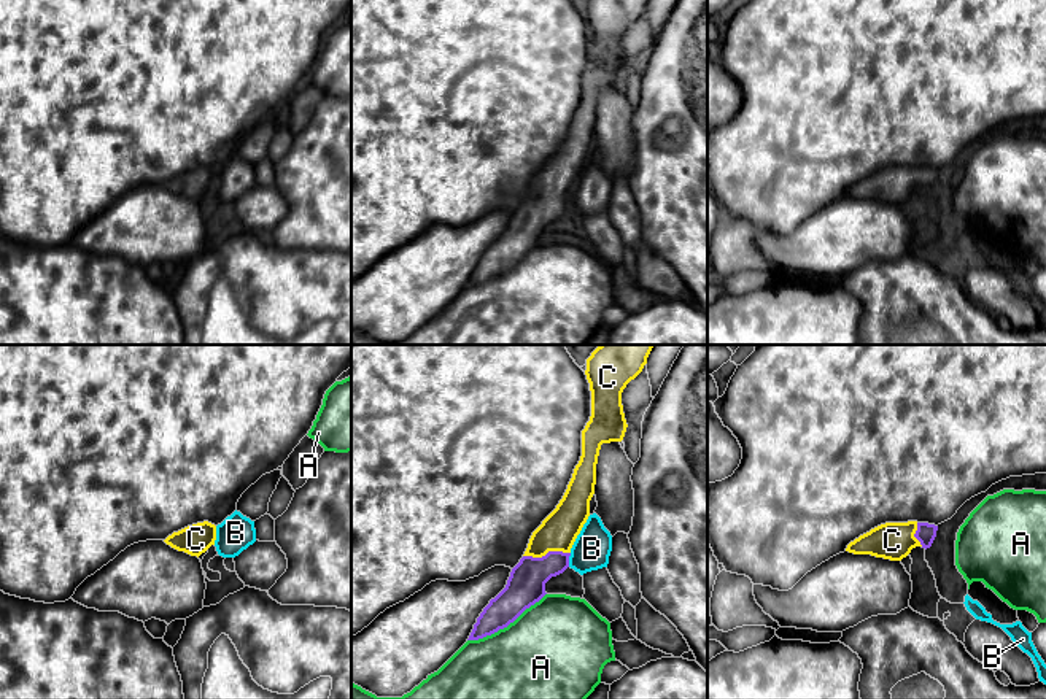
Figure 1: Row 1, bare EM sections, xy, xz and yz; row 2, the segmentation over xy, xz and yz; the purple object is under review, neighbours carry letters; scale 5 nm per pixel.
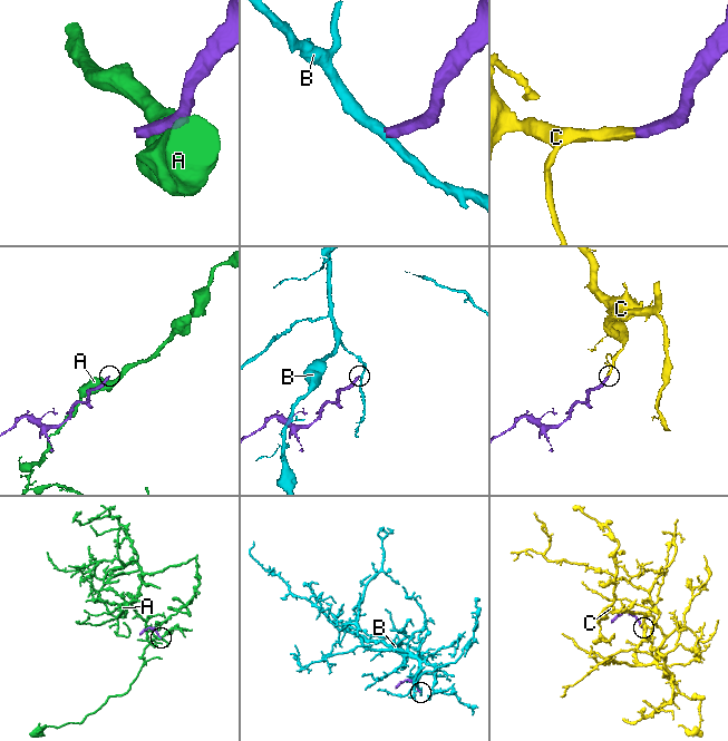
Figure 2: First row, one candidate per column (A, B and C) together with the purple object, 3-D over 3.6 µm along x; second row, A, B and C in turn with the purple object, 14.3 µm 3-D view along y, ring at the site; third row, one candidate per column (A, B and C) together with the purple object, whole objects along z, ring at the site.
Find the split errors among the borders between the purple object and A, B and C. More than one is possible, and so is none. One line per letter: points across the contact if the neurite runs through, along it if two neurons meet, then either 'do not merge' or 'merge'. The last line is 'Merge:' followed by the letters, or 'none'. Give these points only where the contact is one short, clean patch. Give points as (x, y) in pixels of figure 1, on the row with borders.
A: do not merge
B: along xz (571, 553), (568, 566) | do not merge
C: across xz (525, 587), (528, 577), (547, 553), (558, 531) | merge
Merge: C

